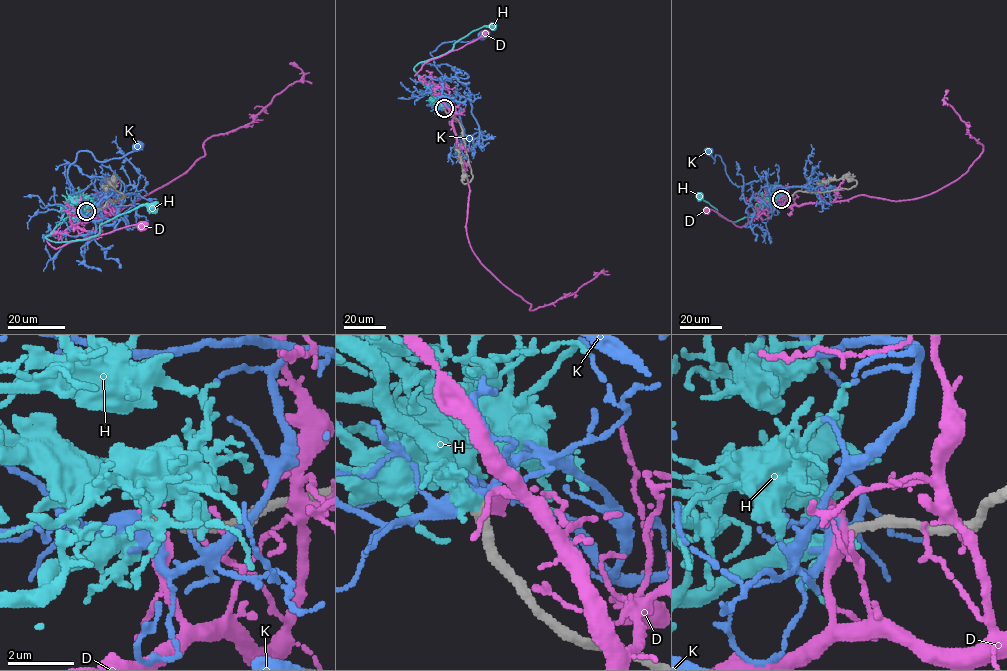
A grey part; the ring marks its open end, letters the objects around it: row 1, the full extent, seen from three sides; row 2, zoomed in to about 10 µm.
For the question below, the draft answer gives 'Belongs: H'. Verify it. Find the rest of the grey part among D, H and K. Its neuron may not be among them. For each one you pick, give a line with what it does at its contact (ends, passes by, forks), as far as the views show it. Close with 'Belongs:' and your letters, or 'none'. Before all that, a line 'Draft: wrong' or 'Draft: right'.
Draft: right
H: it passes by
Belongs: H

